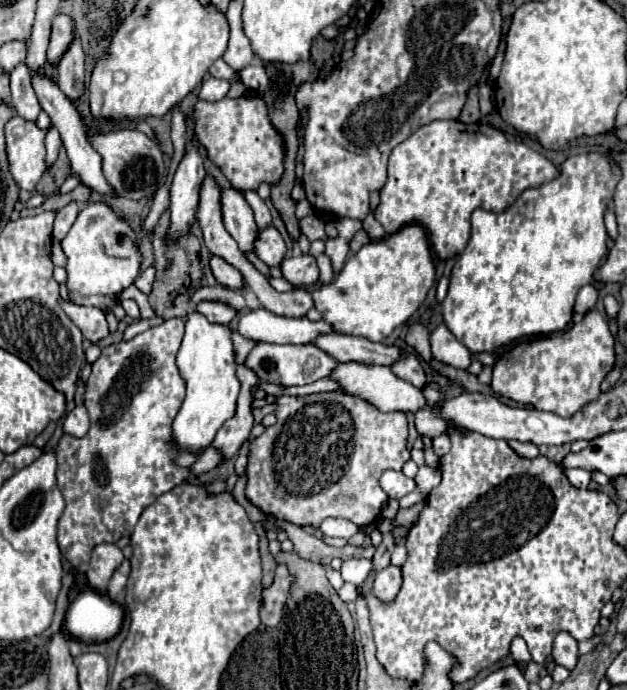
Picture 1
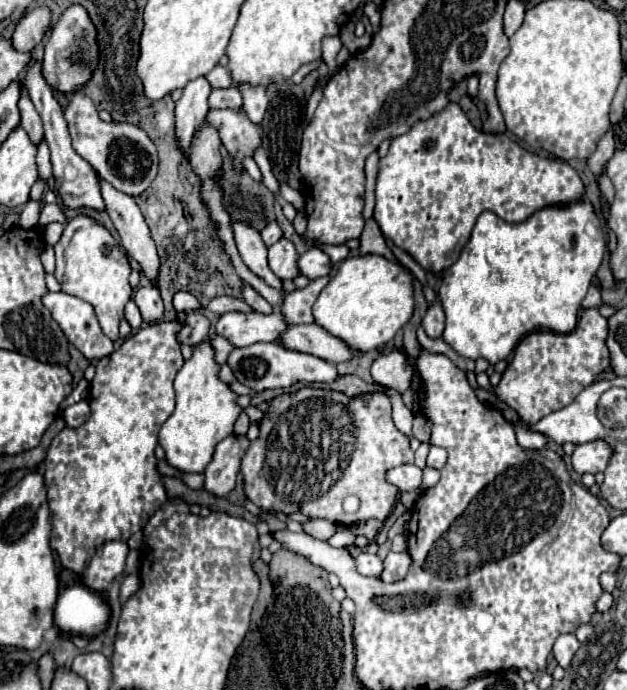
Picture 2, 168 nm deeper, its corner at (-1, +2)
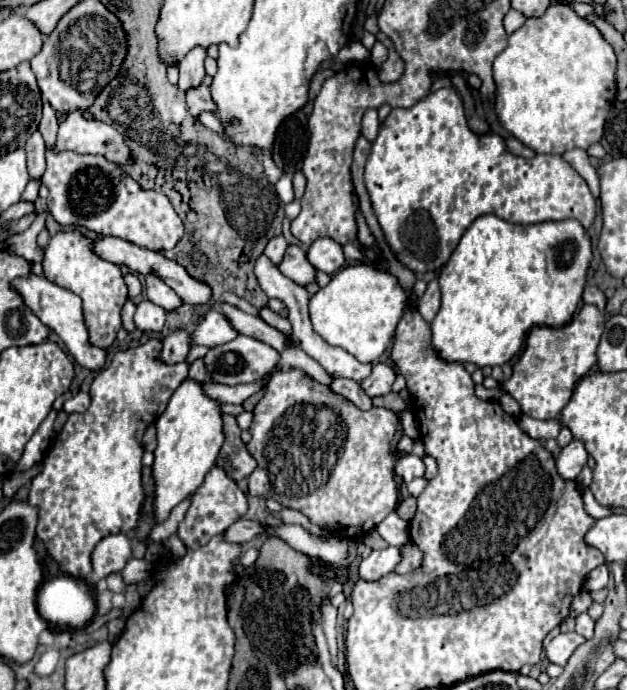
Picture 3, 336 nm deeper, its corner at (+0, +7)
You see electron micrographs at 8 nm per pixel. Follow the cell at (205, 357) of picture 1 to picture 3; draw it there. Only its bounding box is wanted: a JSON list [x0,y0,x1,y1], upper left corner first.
[152,378,224,522]

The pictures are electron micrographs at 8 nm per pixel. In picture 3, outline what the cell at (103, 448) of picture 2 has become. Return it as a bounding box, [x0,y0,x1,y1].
[28,338,188,578]

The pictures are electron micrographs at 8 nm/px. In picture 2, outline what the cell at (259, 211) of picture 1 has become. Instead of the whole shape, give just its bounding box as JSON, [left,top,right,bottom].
[261,223,283,247]

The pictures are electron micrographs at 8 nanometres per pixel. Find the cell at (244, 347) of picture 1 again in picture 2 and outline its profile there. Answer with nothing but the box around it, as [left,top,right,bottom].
[209,331,233,365]

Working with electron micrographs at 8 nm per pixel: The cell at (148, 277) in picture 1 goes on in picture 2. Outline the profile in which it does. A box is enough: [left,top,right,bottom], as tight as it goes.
[133,285,163,323]

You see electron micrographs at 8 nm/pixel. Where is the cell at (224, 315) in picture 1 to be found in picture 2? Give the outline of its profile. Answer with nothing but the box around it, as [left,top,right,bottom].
[177,311,211,347]

